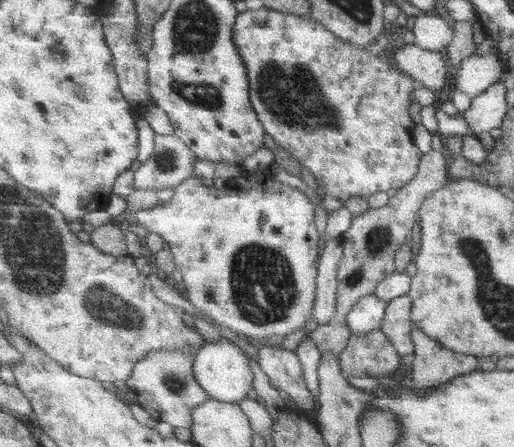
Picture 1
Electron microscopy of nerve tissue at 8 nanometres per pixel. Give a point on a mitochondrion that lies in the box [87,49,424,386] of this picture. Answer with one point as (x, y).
(263, 291)

